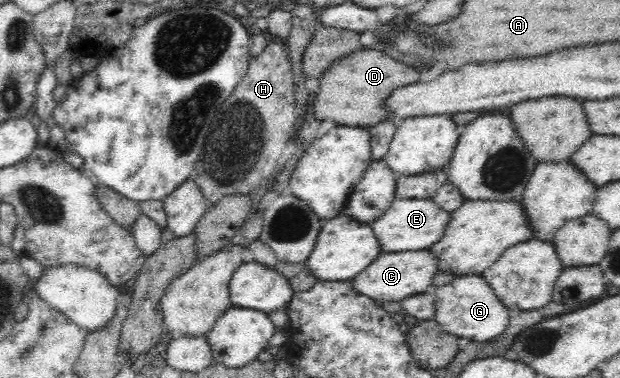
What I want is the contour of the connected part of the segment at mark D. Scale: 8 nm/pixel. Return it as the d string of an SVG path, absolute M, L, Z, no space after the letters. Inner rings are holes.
M371 48L357 49L357 51L347 56L337 59L327 67L327 71L321 75L320 89L317 94L312 95L314 117L318 121L332 120L338 126L348 126L360 128L371 128L380 122L385 122L392 117L392 113L386 109L386 100L393 94L393 91L401 87L409 86L419 82L420 70L407 66L399 60L388 56L384 52Z

